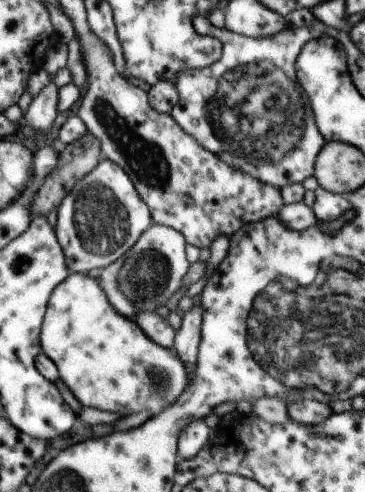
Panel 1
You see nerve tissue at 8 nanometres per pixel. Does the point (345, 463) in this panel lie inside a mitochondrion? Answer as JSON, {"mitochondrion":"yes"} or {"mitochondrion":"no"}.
{"mitochondrion":"no"}

